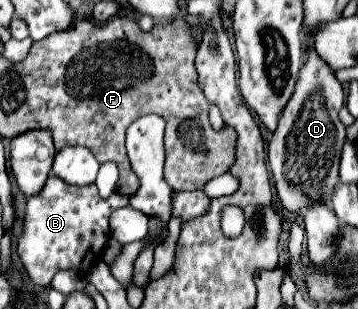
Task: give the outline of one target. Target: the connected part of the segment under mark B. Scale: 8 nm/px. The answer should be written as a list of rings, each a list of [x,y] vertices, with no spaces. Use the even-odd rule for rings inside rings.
[[[50,174],[42,192],[28,200],[24,230],[16,242],[16,252],[32,284],[48,286],[58,270],[88,274],[90,268],[102,260],[102,250],[110,240],[110,214],[126,204],[128,198],[118,192],[114,192],[108,200],[102,200],[94,184],[86,188],[70,186],[58,176]]]

